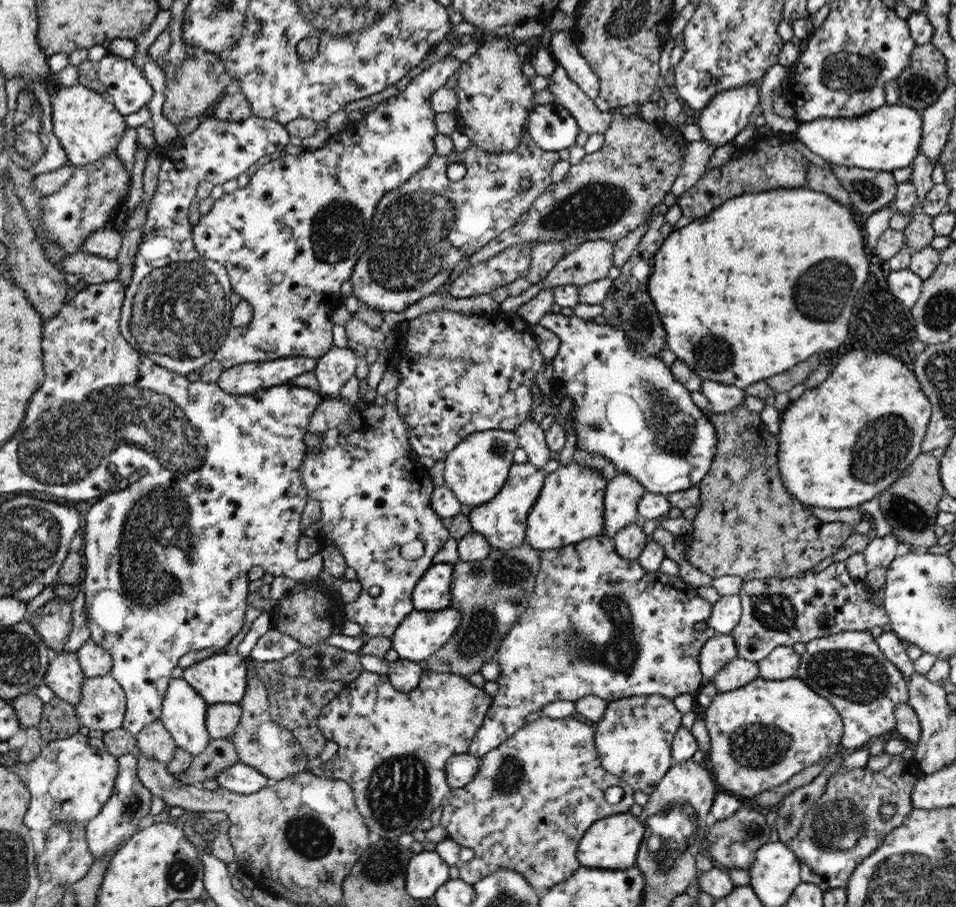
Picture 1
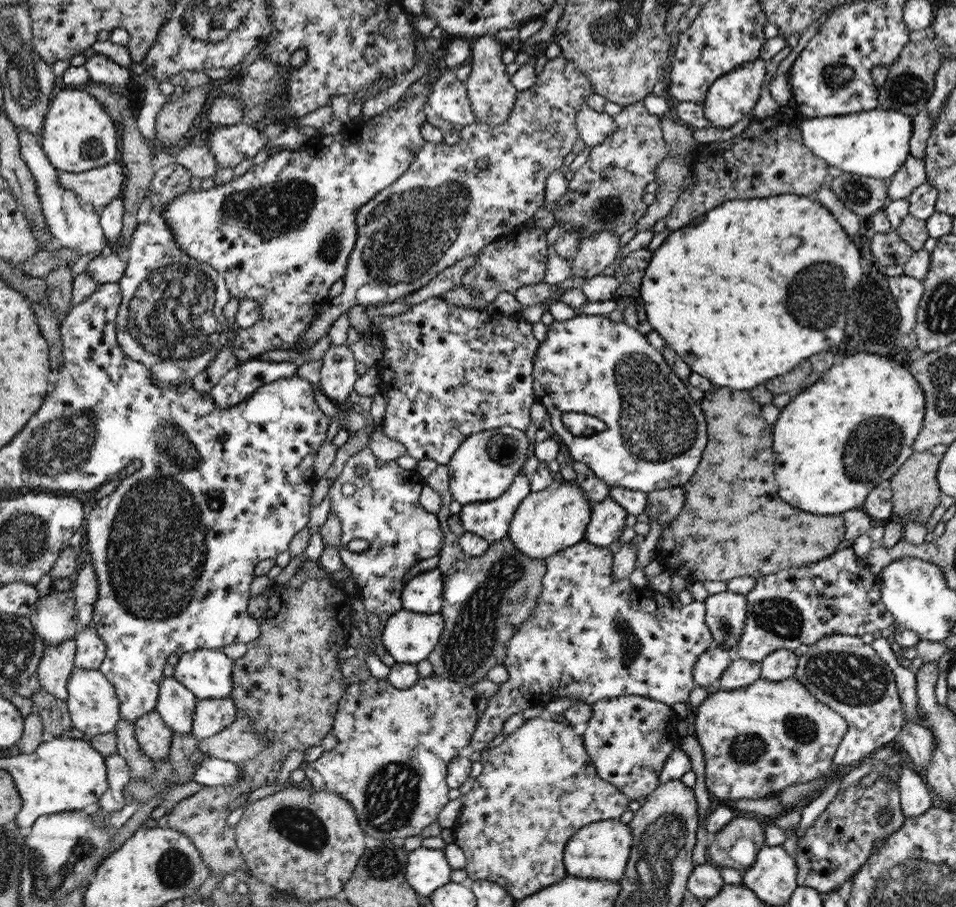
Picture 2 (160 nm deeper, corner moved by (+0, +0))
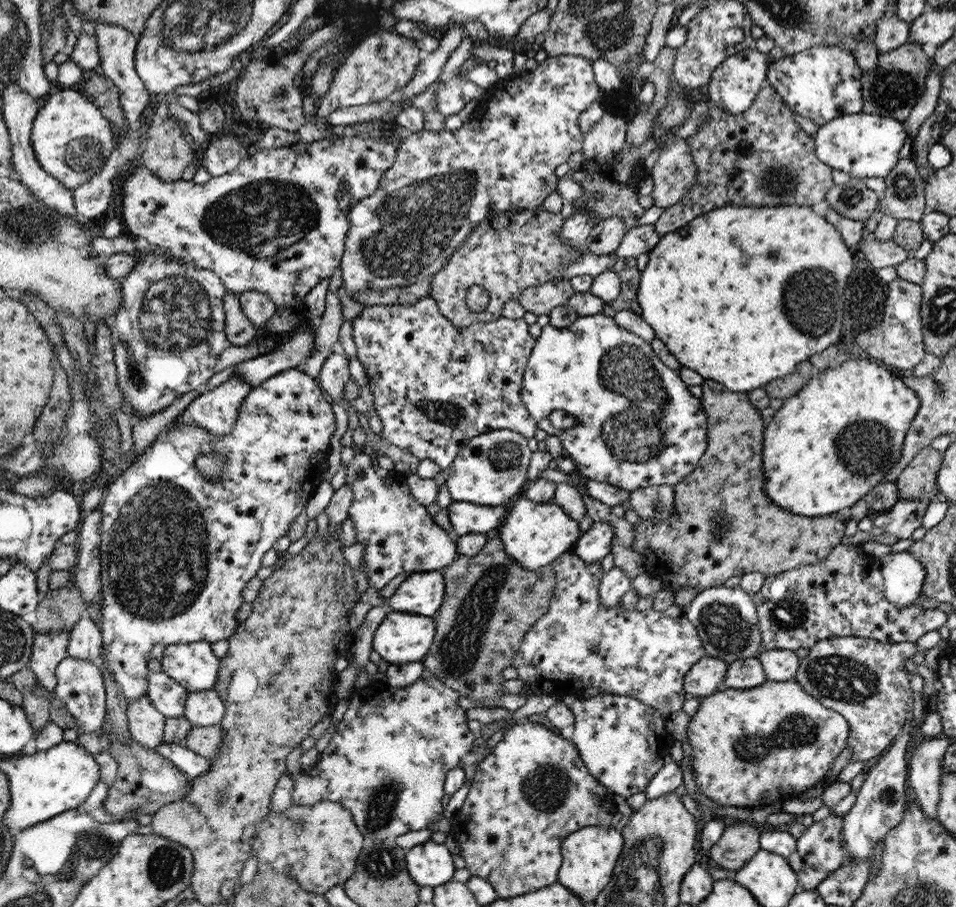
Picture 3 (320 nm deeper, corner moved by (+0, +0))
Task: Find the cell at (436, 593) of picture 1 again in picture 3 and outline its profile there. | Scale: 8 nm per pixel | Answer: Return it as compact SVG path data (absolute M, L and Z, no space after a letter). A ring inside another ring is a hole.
M441 571L412 573L387 600L392 611L436 617L445 598Z

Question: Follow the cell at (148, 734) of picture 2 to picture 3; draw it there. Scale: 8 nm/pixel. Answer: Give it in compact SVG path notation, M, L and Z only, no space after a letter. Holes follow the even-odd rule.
M148 696L127 702L126 716L132 740L153 751L157 750L158 745L164 744L166 716L153 705L153 701Z

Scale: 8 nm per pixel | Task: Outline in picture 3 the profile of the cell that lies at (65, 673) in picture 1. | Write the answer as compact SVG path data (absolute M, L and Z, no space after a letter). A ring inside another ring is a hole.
M69 632L36 633L33 654L28 668L35 674L38 682L49 691L56 686L55 670L58 663L67 656Z

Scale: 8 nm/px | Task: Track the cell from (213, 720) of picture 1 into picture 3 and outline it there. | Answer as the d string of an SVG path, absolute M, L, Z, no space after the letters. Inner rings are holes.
M214 689L188 692L183 716L194 727L218 725L225 716L224 699Z

